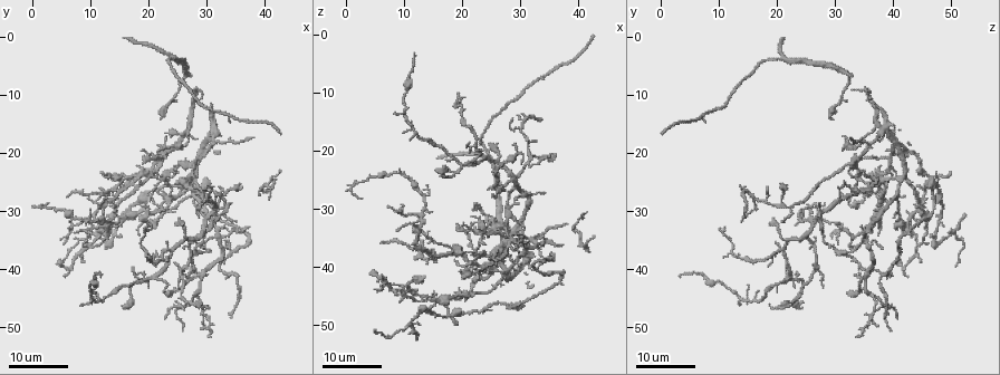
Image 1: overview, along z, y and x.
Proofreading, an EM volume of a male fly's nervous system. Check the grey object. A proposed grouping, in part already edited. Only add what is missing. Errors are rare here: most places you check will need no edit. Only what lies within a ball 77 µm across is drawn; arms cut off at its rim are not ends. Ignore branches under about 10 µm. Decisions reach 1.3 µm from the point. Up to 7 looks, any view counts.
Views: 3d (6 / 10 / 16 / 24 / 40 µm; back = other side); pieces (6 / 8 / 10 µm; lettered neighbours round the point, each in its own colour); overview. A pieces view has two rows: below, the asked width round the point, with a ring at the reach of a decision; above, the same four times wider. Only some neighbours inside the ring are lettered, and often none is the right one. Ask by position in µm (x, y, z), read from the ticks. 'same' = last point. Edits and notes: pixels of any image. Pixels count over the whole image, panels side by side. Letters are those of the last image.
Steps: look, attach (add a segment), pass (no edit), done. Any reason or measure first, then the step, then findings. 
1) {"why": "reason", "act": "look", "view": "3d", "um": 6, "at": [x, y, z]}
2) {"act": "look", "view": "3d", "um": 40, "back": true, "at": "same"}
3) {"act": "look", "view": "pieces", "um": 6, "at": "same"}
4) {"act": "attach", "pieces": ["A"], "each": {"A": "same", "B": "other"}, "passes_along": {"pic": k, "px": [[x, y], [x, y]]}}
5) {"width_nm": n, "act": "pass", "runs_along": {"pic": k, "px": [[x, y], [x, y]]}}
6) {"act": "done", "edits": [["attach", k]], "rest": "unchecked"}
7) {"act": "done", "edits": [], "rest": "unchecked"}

{"why": "an open end", "act": "look", "view": "3d", "um": 24, "at": [25.0, 31.5, 19.5]}

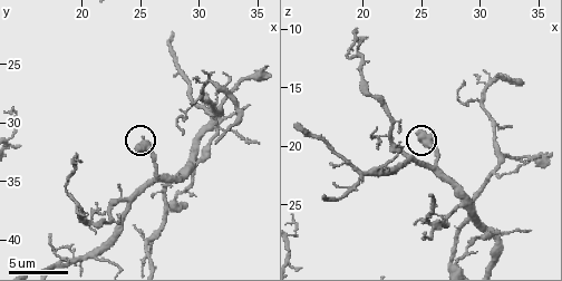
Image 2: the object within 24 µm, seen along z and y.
{"why": "see the neighbours", "act": "look", "view": "pieces", "um": 6, "at": "same"}

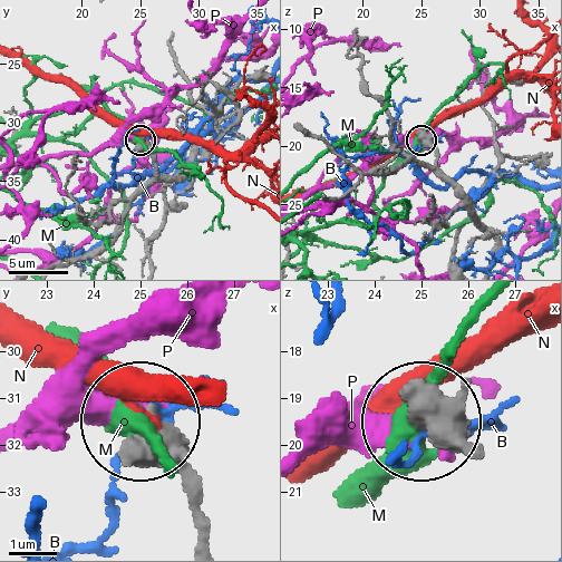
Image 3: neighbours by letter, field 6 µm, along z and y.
{"act": "pass", "each": {"B": "other", "M": "other", "N": "other", "P": "other"}, "found": "none of them fits"}

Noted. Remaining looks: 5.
{"why": "an open end", "act": "look", "view": "3d", "um": 16, "at": [30.5, 51.5, 34.0]}

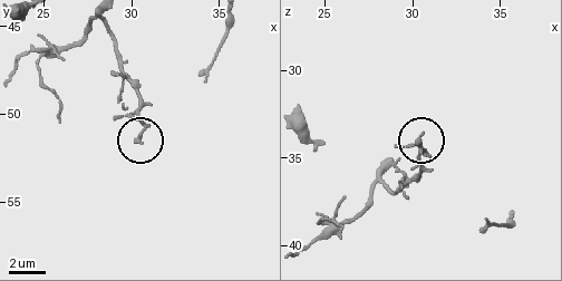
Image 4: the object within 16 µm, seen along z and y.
{"act": "look", "view": "pieces", "um": 10, "at": [30.4, 51.5, 33.6]}

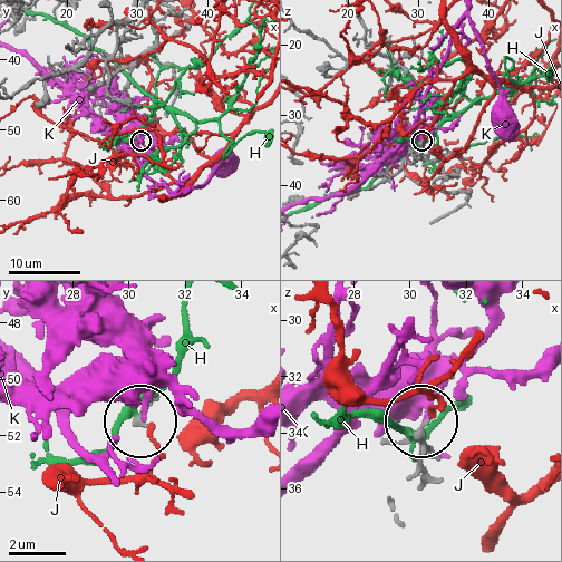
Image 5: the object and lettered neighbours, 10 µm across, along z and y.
{"width_nm": 220, "act": "pass", "each": {"H": "other", "J": "other", "K": "other"}, "found": "none of them fits"}

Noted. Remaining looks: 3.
{"why": "an open end", "act": "look", "view": "3d", "um": 24, "at": [15.5, 34.0, 46.5]}

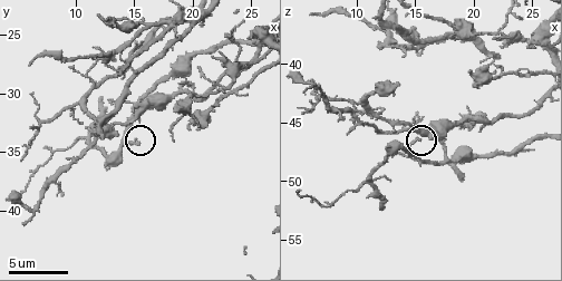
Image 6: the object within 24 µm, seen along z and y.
{"act": "look", "view": "pieces", "um": 10, "at": [15.2, 34.0, 46.4]}

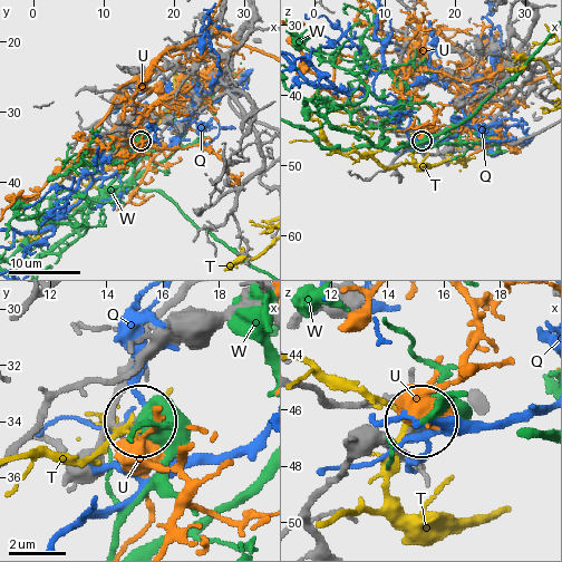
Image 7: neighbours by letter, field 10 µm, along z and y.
{"act": "pass", "each": {"Q": "other", "T": "other", "U": "other", "W": "other"}, "found": "no lettered segment goes on from it"}

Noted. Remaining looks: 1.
{"why": "an open end", "act": "look", "view": "pieces", "um": 6, "at": [13.4, 33.4, 41.6]}

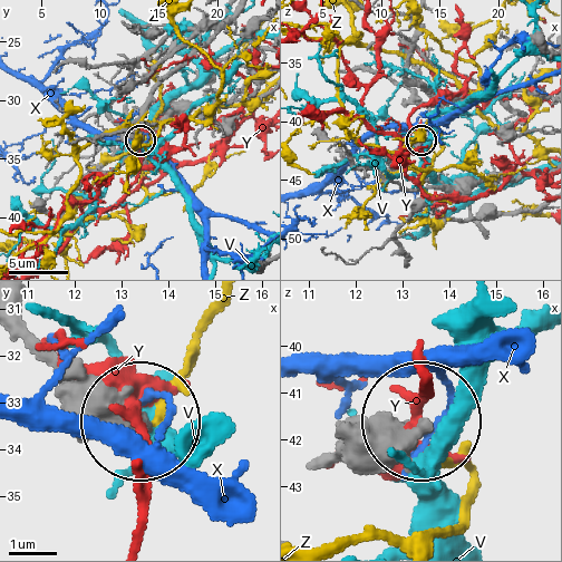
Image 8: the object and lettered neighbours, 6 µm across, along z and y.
{"width_nm": 360, "act": "pass", "each": {"V": "other", "X": "other", "Y": "other", "Z": "other"}, "found": "none of them fits"}

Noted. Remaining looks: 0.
{"act": "done", "edits": [], "rest": "unchecked"}

